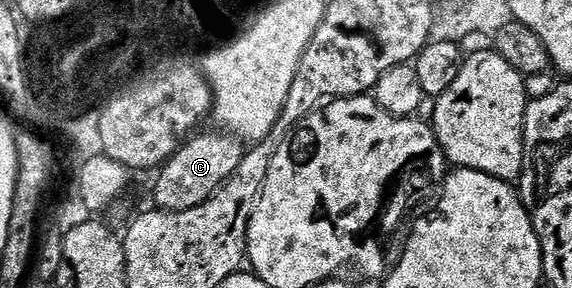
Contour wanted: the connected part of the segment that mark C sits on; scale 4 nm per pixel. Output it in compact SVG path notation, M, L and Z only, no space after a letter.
M231 133L212 136L193 137L181 146L169 161L159 167L156 178L156 202L161 211L170 213L186 212L195 206L201 206L219 190L224 183L235 177L246 157L245 143Z

